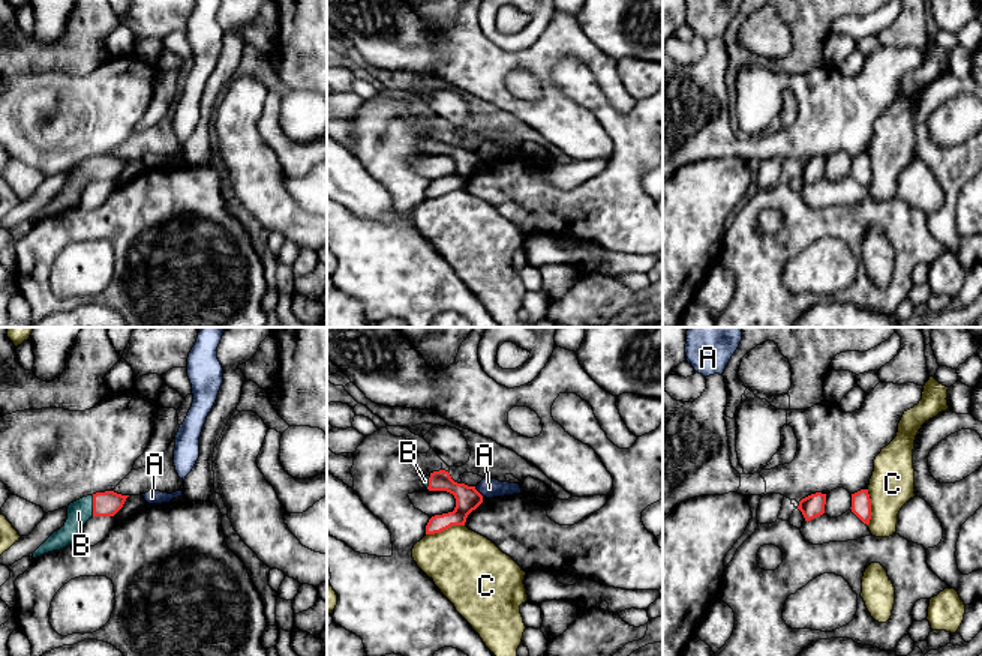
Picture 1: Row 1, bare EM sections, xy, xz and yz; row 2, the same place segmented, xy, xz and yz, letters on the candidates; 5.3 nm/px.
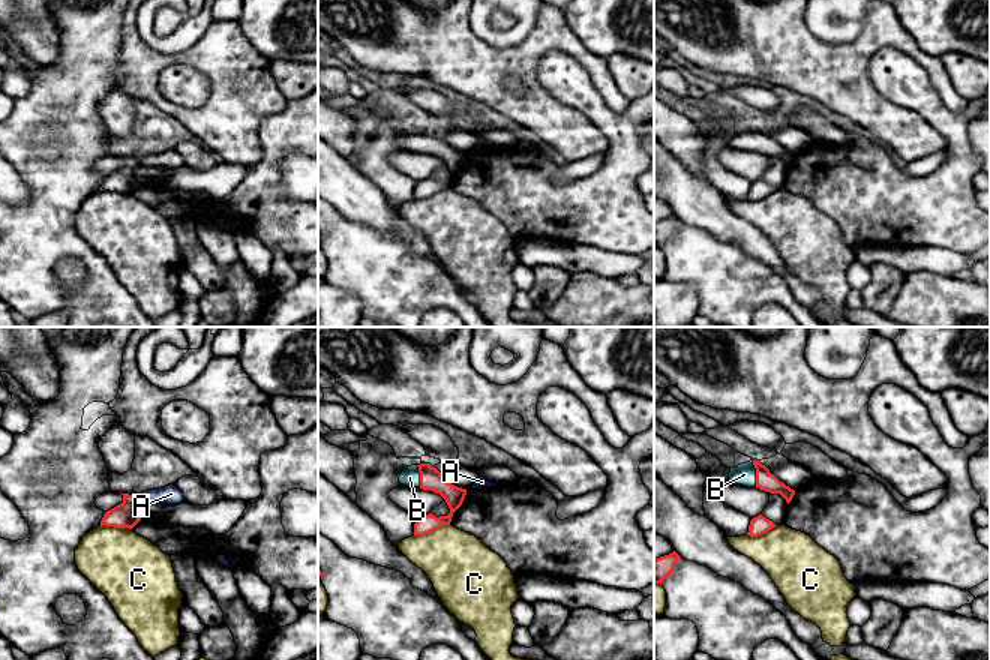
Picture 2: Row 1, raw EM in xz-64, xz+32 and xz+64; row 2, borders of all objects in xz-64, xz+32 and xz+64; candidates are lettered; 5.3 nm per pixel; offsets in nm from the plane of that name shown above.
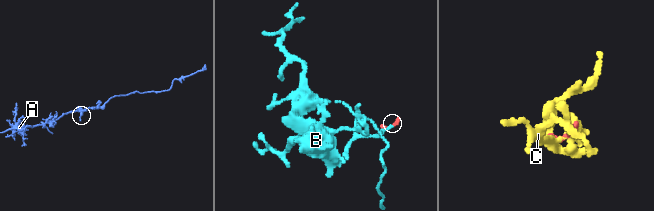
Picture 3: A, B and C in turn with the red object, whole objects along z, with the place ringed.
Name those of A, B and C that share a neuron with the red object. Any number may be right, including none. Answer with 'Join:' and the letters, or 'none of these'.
Join: B

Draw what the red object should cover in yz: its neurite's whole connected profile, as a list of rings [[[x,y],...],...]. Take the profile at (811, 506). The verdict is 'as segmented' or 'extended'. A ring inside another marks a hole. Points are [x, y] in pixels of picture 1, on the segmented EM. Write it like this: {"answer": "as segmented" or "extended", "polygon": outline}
{"answer": "as segmented", "polygon": [[[816,492],[799,501],[798,509],[802,512],[805,521],[811,521],[825,513],[826,494]]]}

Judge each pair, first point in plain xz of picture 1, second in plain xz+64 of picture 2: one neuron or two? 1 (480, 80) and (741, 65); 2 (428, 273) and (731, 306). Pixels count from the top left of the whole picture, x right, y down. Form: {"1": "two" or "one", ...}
{"1": "one", "2": "one"}

